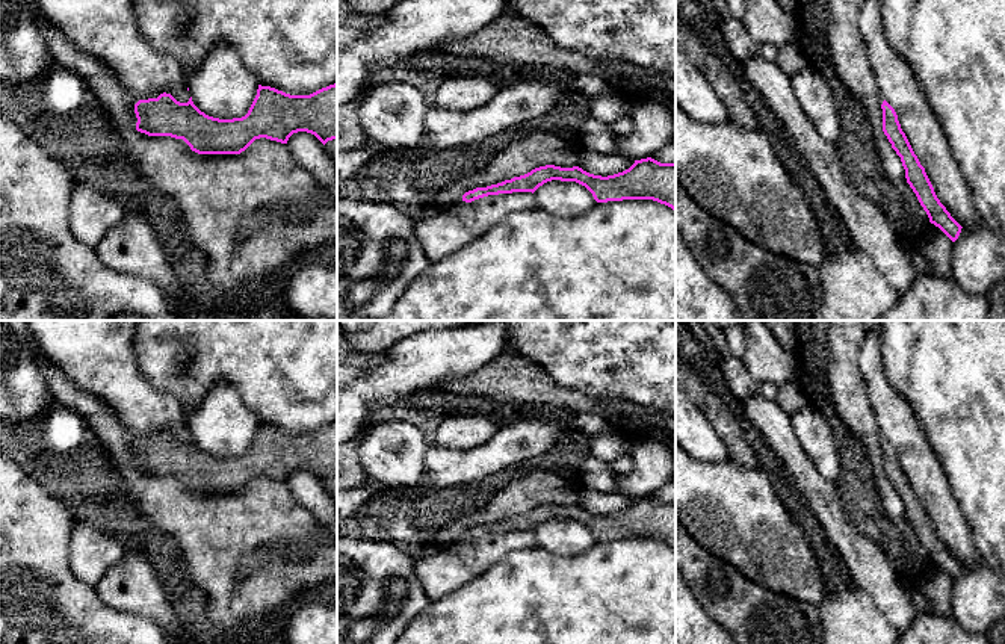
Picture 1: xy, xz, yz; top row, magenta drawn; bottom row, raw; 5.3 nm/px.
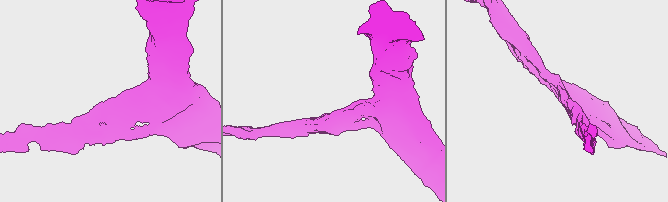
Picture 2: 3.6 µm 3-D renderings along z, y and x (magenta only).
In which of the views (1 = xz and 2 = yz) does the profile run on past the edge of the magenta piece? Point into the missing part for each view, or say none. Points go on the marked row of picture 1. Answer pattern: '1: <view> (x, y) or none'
1: none
2: none

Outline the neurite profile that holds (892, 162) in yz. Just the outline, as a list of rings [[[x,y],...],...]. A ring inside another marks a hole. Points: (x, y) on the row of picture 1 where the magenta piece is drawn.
[[[828,0],[827,42],[834,65],[836,77],[861,103],[872,124],[872,139],[877,153],[890,174],[896,192],[908,192],[905,169],[901,157],[892,148],[883,132],[884,101],[877,85],[874,68],[867,57],[867,47],[858,29],[860,12],[864,0]]]

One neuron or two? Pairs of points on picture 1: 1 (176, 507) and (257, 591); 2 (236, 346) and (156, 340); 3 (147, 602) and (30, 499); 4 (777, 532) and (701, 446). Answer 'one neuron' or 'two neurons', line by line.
1: one neuron
2: one neuron
3: two neurons
4: two neurons

